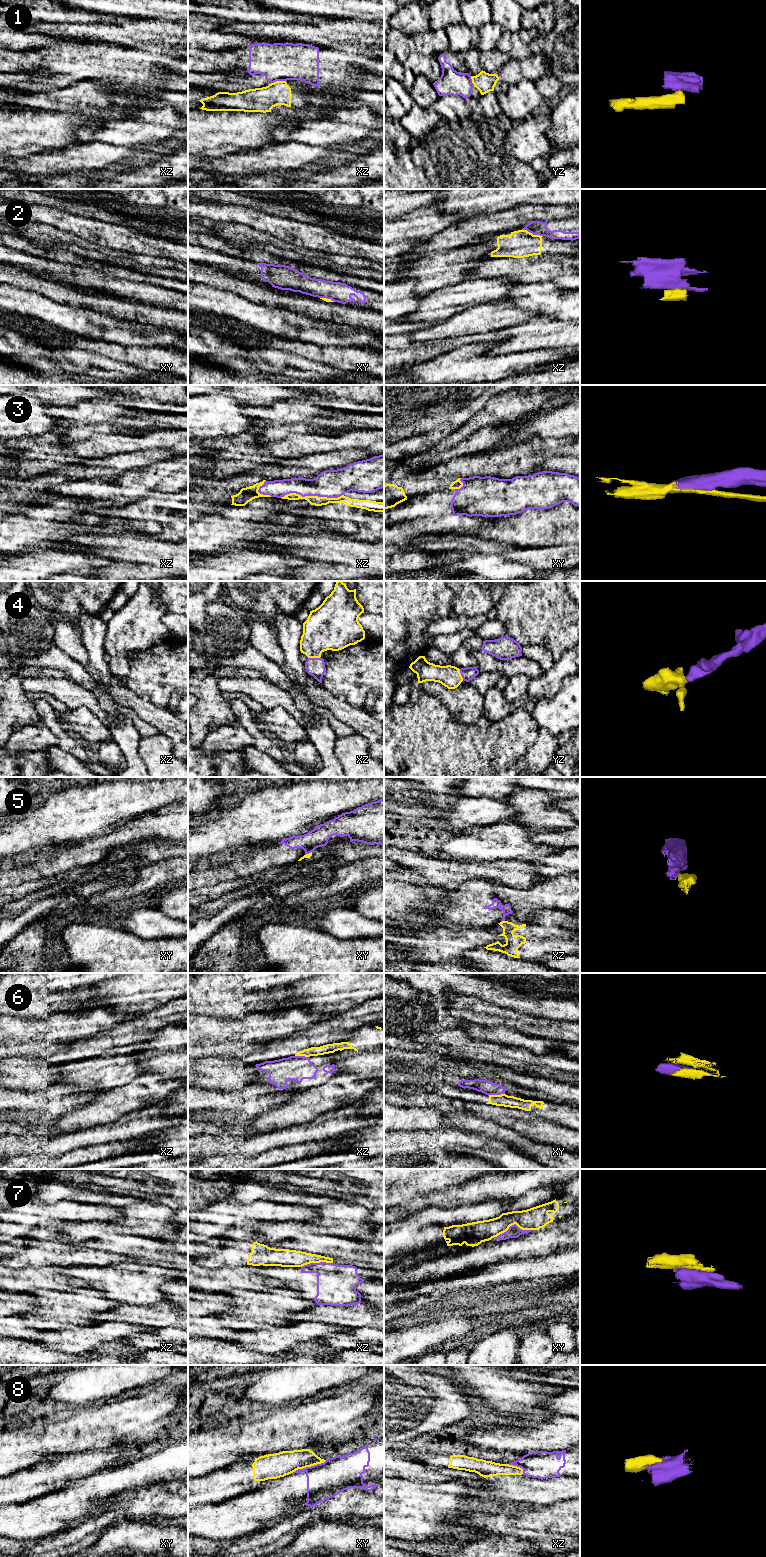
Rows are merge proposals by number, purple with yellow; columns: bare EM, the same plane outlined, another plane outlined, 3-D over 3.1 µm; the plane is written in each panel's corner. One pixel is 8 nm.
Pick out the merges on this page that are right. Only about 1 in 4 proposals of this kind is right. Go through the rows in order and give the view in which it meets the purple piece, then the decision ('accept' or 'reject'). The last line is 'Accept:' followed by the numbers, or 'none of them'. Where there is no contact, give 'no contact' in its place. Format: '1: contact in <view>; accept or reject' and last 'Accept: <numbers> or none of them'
1: contact in xz; reject
2: contact in xz; reject
3: contact in xz; accept
4: contact in xz; accept
5: contact in xz; reject
6: contact in xy; reject
7: contact in xy; reject
8: contact in xy; reject
Accept: 3, 4

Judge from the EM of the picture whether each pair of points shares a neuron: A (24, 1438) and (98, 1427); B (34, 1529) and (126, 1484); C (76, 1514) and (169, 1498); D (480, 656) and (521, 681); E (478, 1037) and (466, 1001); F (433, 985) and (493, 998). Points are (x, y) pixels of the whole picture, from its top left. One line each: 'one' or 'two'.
A: one
B: one
C: two
D: two
E: two
F: one

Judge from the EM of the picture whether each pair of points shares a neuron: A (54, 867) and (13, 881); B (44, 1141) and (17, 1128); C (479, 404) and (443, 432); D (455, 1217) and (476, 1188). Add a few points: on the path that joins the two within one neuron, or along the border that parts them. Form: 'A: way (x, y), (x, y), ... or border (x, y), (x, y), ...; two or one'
A: way (44, 867), (23, 873); one
B: border (10, 1133), (42, 1135); two
C: way (470, 408), (452, 426); one
D: border (489, 1199), (459, 1204); two

